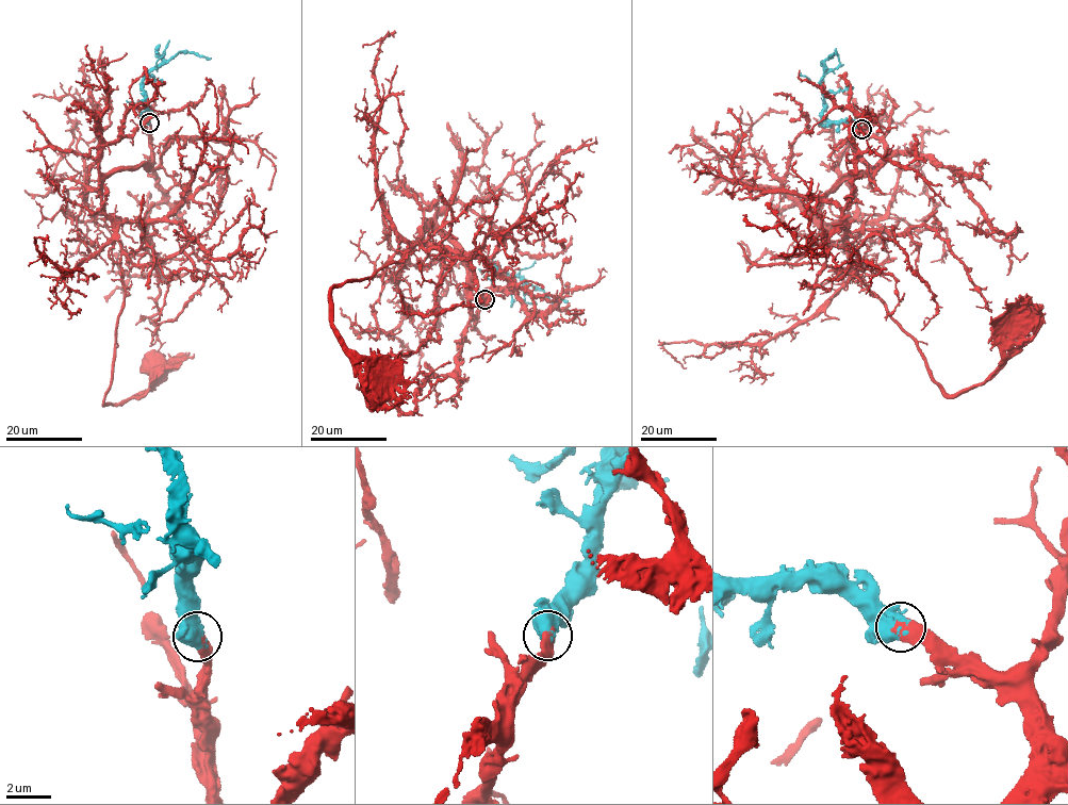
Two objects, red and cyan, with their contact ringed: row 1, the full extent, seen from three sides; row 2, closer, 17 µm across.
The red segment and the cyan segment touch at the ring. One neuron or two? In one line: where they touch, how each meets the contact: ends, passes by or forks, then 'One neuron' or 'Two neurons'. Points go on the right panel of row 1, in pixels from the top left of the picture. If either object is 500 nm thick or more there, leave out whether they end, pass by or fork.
Place: (861, 129). One neuron

